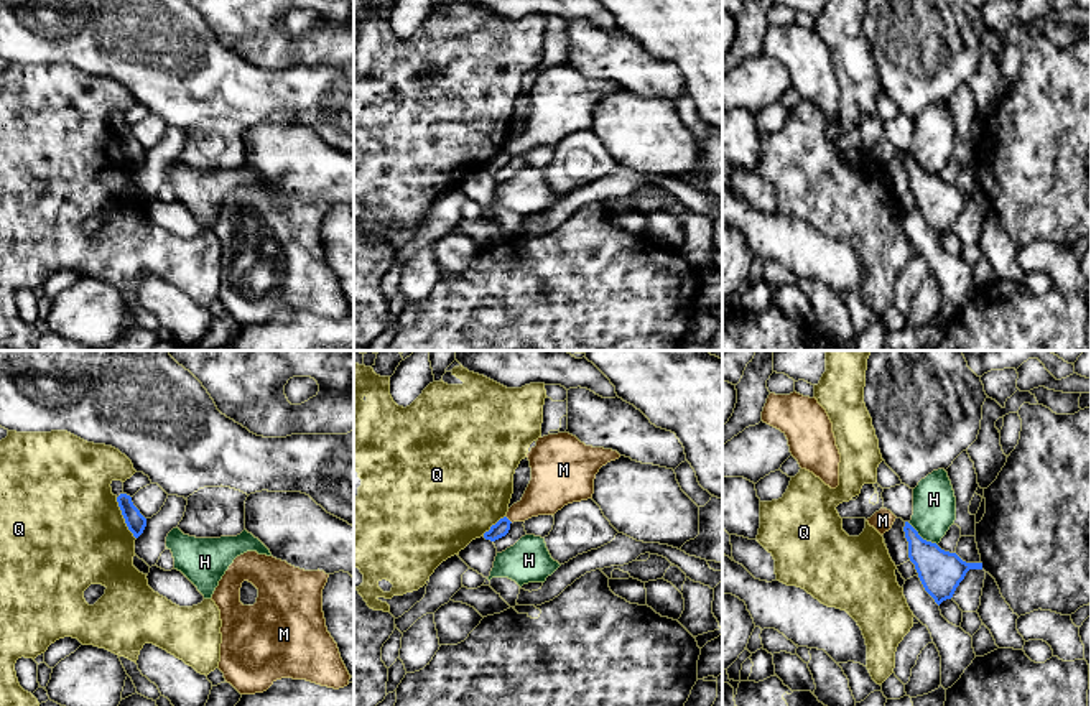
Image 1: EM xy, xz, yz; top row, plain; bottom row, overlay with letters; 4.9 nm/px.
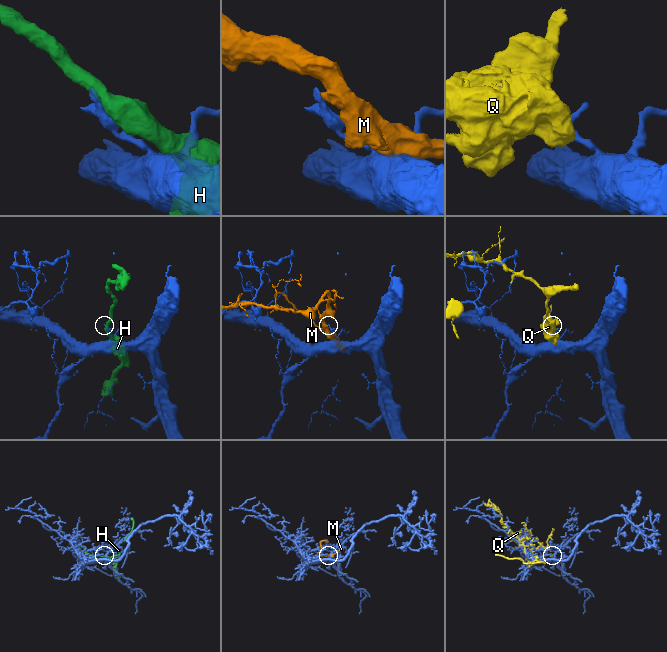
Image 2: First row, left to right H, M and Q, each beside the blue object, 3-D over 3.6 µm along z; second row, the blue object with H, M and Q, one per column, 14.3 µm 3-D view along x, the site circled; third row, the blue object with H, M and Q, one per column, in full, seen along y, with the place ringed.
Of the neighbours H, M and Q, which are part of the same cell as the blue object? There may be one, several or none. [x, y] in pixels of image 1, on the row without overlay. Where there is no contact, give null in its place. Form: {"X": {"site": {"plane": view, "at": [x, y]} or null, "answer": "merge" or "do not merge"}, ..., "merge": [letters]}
{"H": {"site": {"plane": "yz", "at": [920, 168]}, "answer": "do not merge"}, "M": {"site": {"plane": "xz", "at": [507, 150]}, "answer": "do not merge"}, "Q": {"site": {"plane": "xy", "at": [124, 148]}, "answer": "do not merge"}, "merge": []}

